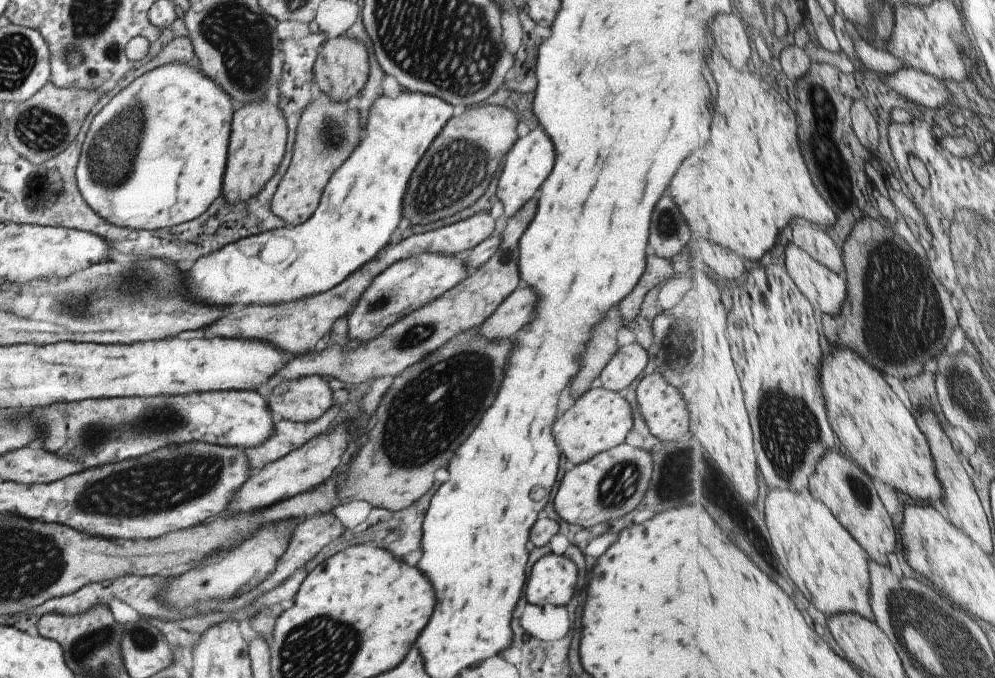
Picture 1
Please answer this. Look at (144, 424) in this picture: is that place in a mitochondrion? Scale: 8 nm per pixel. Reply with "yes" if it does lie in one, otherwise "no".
yes

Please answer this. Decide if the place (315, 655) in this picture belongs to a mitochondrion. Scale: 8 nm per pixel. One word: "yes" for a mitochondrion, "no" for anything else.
yes

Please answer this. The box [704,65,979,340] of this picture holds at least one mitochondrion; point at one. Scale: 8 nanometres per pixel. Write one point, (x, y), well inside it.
(823, 157)

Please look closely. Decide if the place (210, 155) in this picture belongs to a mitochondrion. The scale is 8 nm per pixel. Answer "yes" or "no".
no

